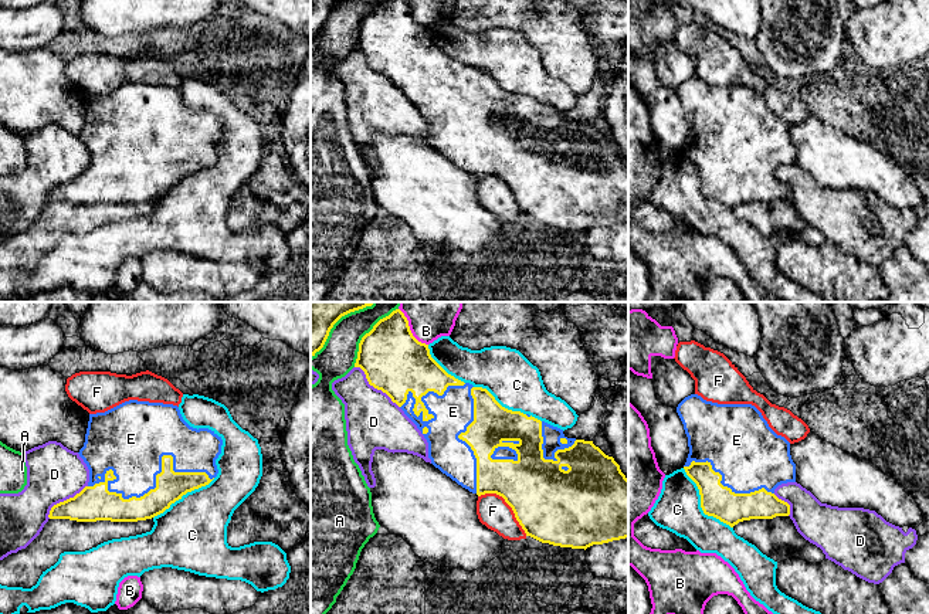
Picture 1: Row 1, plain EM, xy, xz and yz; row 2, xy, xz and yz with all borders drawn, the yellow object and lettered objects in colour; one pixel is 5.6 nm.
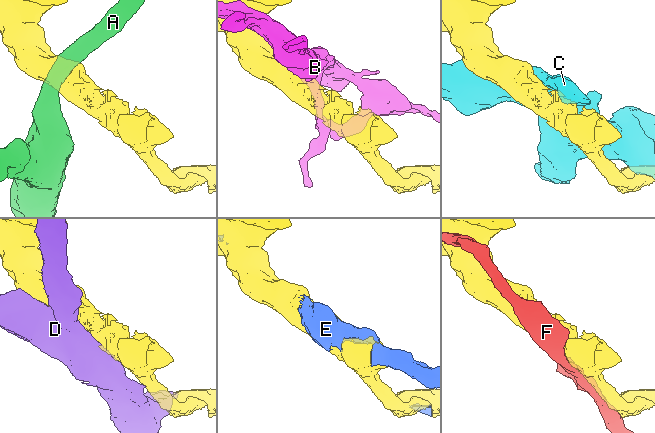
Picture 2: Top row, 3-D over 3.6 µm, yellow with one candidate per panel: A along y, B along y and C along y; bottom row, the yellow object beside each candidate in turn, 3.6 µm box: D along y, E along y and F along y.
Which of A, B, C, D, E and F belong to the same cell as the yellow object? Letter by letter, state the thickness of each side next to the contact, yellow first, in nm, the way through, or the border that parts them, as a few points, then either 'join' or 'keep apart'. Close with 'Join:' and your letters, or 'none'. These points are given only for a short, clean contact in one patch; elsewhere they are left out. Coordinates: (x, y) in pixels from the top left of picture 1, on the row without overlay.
A: 360/200 nm | keep apart
B: 360/140 nm | keep apart
C: 190/260 nm | keep apart
D: 360/320 nm | keep apart
E: 170/400 nm | join
F: 420/180 nm | keep apart
Join: E

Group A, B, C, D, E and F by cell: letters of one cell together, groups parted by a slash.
A / B F / C / D / E

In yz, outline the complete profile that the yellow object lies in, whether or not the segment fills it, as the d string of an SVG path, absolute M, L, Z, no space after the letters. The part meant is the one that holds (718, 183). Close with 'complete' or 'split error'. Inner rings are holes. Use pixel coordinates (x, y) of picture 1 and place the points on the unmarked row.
M691 77L678 86L677 95L689 129L684 152L699 172L705 197L730 210L743 203L790 197L790 187L774 177L779 167L796 164L790 125L769 109L755 88L718 86Z; split error

